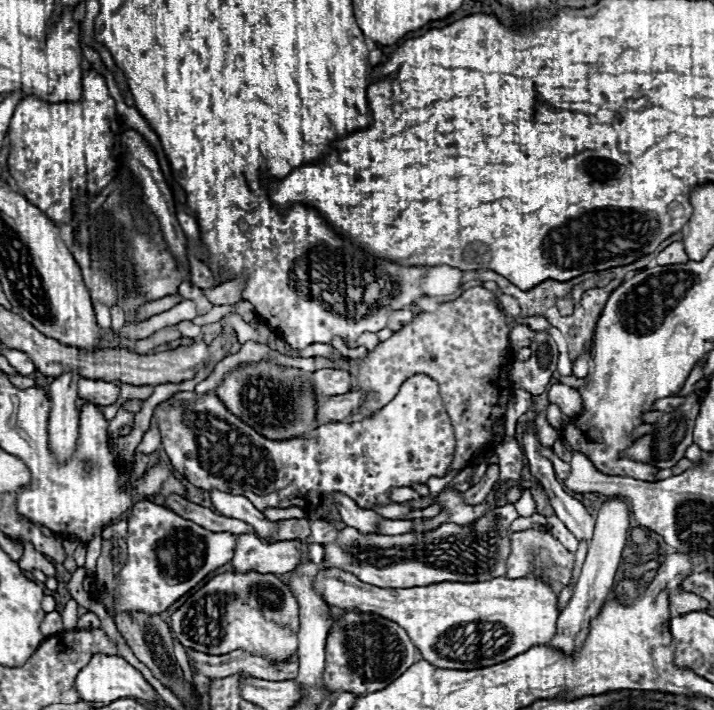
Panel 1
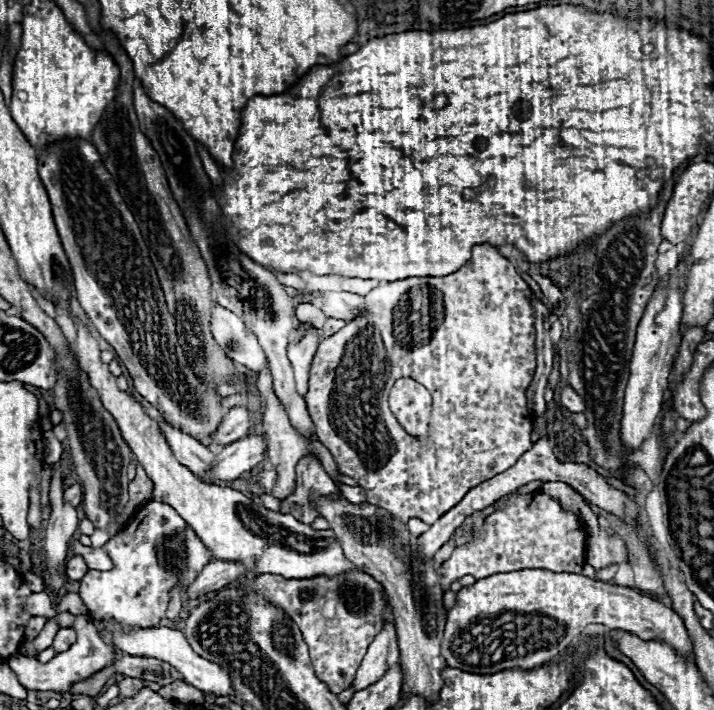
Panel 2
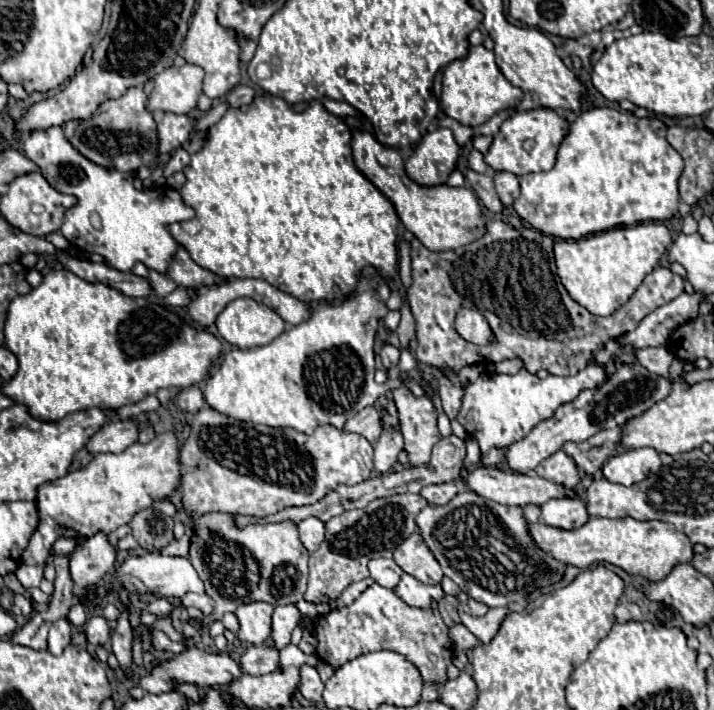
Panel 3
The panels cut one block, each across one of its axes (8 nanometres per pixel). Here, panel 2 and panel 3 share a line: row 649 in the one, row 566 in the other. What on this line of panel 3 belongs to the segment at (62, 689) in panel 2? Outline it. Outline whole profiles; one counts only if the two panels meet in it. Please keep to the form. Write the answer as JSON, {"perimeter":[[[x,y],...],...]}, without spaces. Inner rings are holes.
{"perimeter":[[[104,532],[86,538],[84,544],[76,546],[70,556],[70,576],[76,588],[94,586],[114,568],[116,548],[108,542]]]}

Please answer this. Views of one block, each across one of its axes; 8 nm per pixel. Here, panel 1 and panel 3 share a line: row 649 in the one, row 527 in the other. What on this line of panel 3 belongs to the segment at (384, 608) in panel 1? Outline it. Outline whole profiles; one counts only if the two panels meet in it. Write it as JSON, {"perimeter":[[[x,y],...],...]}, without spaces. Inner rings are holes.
{"perimeter":[[[460,490],[444,508],[428,504],[416,516],[416,526],[434,558],[442,566],[444,576],[452,578],[460,590],[464,590],[474,600],[484,602],[486,606],[508,606],[510,602],[522,602],[534,590],[560,582],[566,572],[564,562],[550,558],[550,554],[546,554],[534,542],[534,538],[530,538],[530,524],[526,522],[524,510],[520,506],[502,506],[498,502],[480,498],[472,490]]]}

